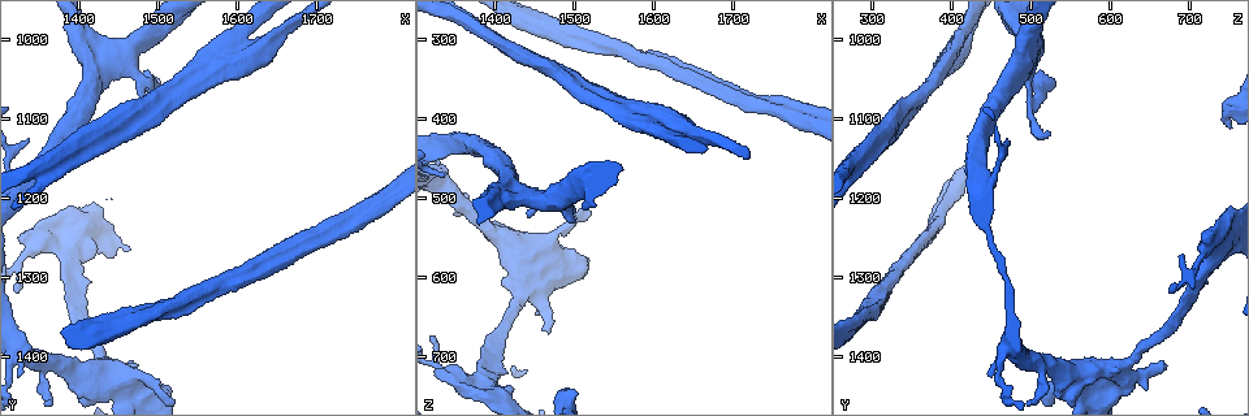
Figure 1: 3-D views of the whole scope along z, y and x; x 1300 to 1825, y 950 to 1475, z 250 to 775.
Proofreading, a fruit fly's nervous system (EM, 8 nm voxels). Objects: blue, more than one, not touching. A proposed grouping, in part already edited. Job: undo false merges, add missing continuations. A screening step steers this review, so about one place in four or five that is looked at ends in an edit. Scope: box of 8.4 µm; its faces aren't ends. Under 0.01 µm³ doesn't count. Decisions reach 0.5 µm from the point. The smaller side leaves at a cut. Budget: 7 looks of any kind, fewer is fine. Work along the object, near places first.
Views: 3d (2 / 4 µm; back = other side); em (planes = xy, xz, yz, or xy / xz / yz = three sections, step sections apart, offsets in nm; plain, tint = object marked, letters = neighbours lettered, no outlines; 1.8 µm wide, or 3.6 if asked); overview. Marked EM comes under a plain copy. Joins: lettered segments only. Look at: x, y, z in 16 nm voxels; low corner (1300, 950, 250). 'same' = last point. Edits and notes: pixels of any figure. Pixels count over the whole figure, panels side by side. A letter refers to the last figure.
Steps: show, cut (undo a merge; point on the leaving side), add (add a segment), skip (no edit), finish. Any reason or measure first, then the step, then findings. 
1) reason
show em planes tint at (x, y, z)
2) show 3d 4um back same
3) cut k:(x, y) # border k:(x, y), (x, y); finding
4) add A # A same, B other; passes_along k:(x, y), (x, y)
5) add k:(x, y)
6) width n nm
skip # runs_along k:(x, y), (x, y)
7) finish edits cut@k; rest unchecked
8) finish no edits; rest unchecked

branch stops here
show em 3.6um planes letters at (1465, 1405, 660)

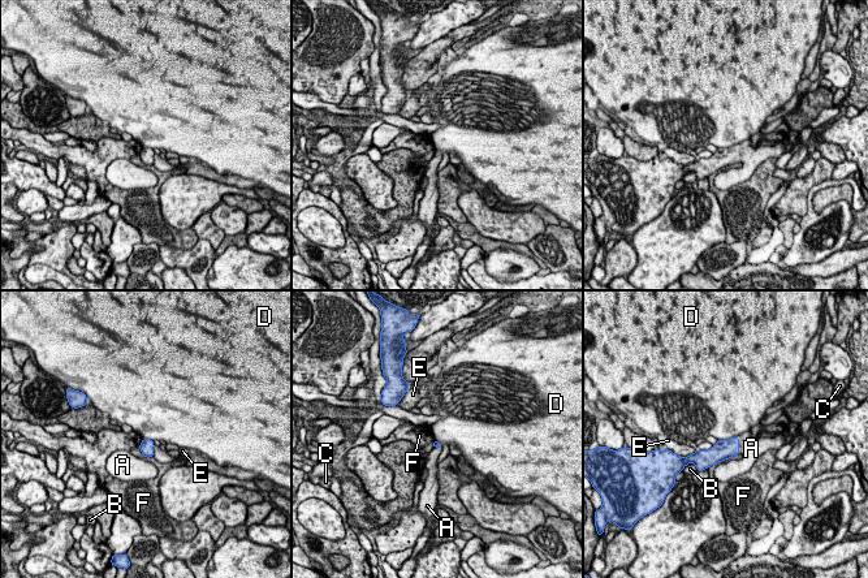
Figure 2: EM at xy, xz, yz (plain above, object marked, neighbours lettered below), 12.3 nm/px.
add A # A same, B other, C other, D other, E other, F other; it goes on there

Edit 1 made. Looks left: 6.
show 3d 2um at (1475, 1050, 500)

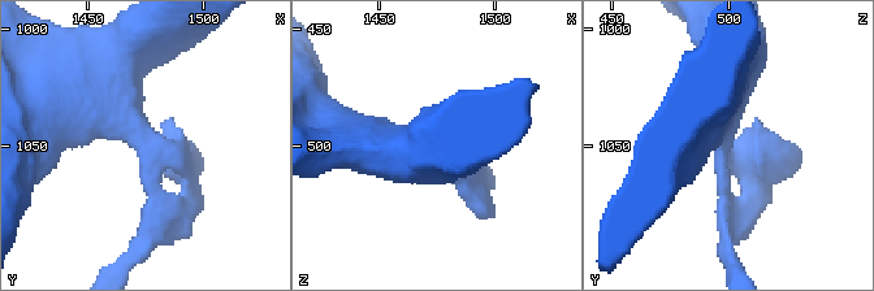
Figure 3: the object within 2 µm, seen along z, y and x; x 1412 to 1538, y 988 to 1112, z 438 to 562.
show em yz step 16 letters at (1478, 1054, 497)

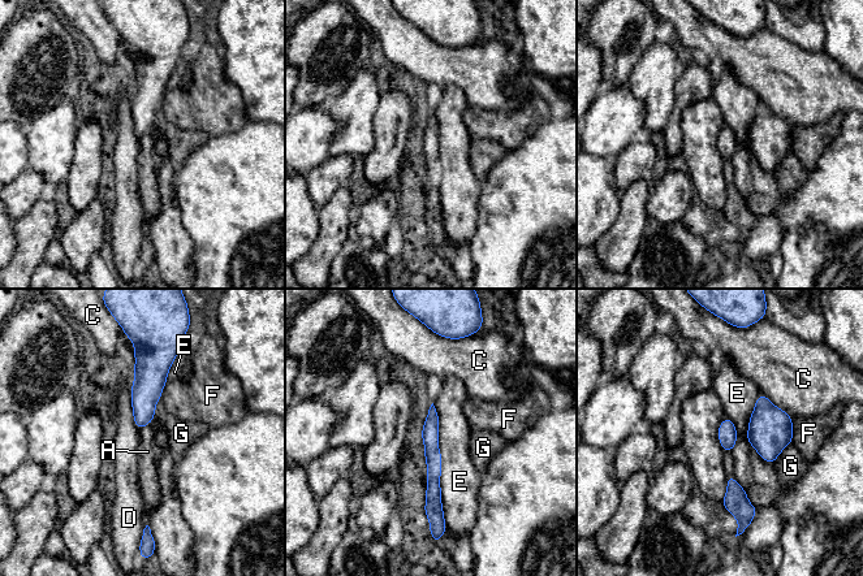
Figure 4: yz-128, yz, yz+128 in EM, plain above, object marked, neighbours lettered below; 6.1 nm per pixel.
longest_contact E 750 nm
skip # A other, C other, D other, E other, F other, G other; border 4:(432, 402), (438, 414), (445, 524); one neuron here

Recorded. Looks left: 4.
abrupt turn
show 3d 4um at (1360, 1410, 510)

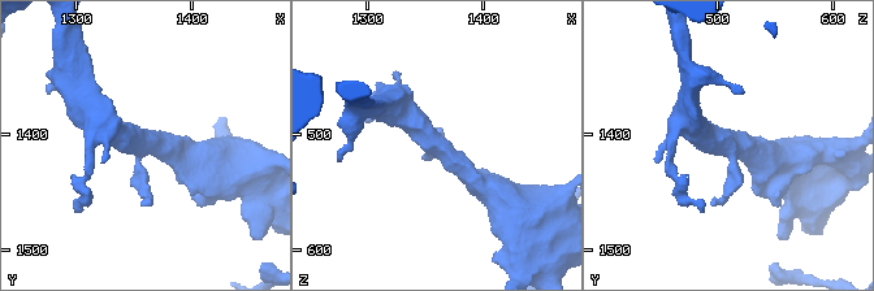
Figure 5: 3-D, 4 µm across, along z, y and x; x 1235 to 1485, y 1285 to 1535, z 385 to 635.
show em planes letters at (1362, 1410, 514)

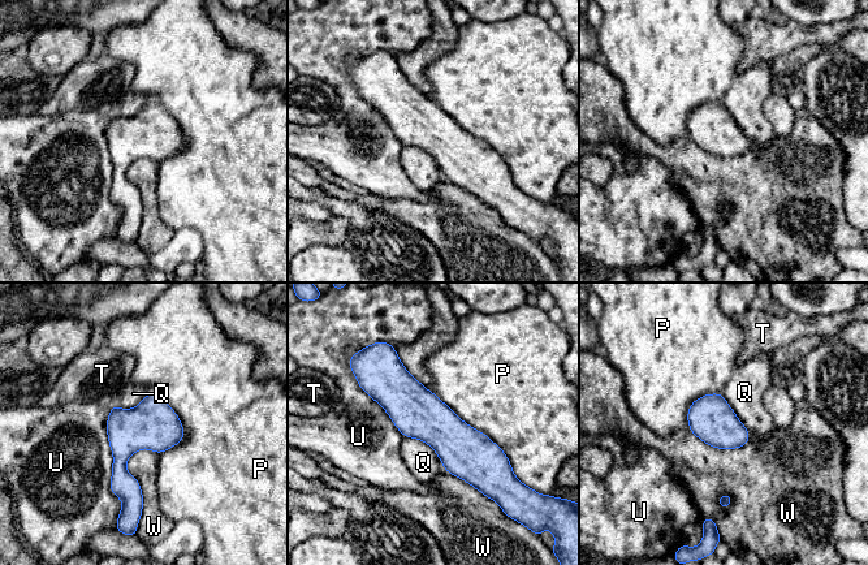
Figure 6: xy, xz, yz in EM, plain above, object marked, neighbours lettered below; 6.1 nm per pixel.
width 280 nm
skip # P other, Q other, T other, U other, W other; runs_along 6:(393, 362), (483, 488); continuous, no second neuron

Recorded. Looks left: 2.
finish edits add@2; rest unchecked

